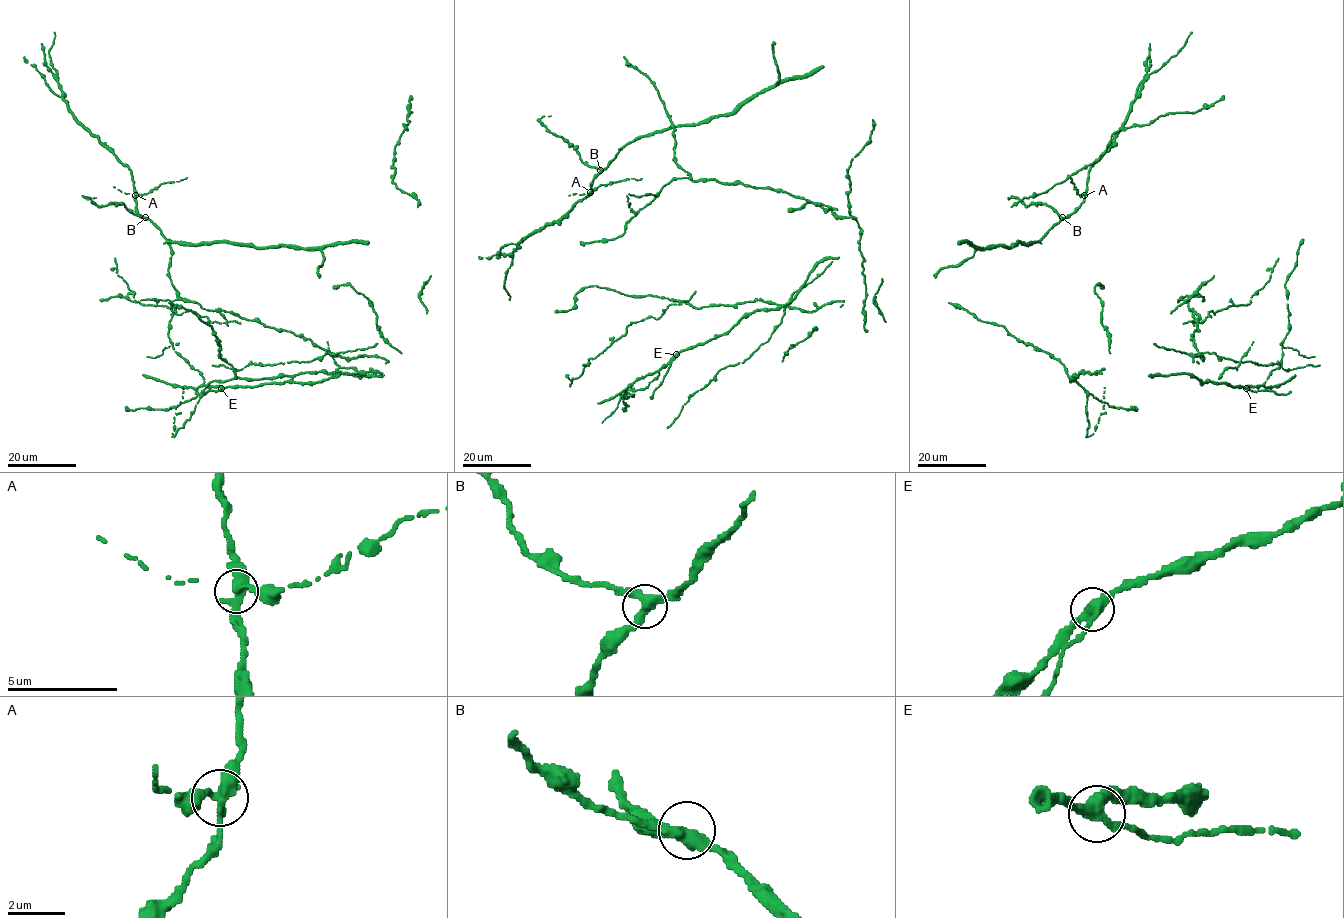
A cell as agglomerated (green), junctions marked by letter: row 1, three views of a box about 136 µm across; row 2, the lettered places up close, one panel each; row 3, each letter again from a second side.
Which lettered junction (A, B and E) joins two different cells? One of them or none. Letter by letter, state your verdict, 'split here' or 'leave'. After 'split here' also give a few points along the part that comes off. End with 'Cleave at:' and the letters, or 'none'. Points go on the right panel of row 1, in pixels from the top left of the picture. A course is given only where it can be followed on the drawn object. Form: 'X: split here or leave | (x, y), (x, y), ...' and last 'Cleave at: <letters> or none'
A: split here | (1085, 195), (1077, 194), (1070, 178)
B: leave
E: leave
Cleave at: A

